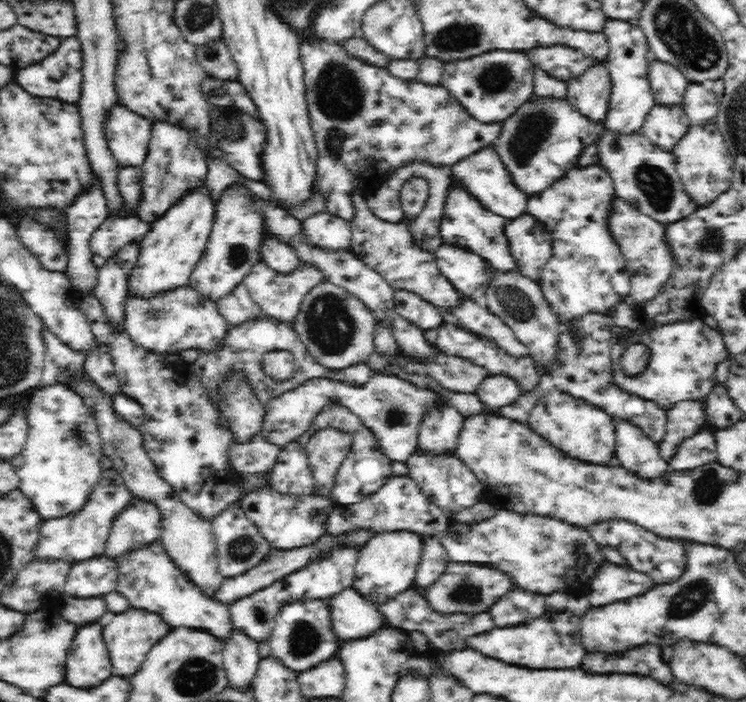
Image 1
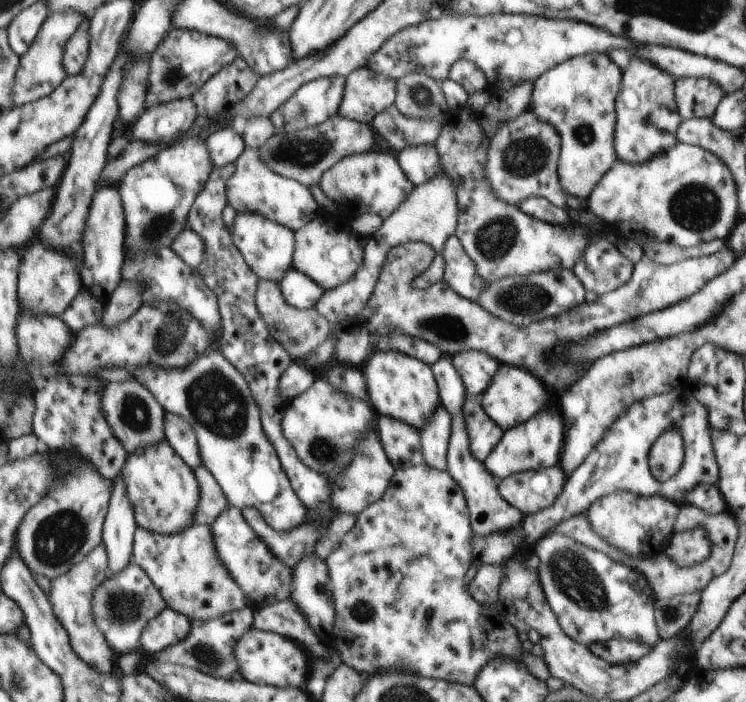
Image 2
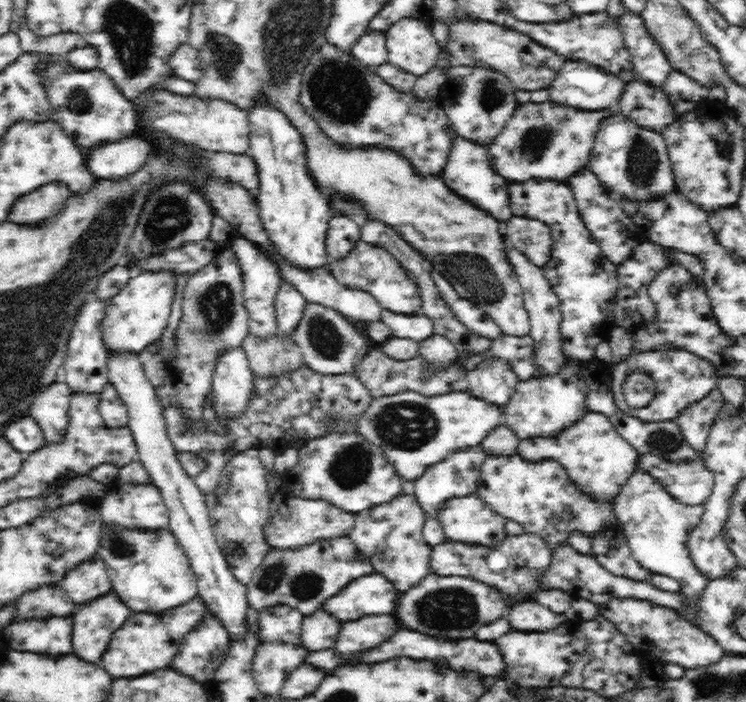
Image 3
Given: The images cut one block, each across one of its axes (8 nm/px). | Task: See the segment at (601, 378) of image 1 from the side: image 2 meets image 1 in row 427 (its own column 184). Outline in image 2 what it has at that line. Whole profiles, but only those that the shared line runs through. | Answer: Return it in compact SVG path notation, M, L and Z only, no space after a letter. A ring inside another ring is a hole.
M243 608L243 610L237 610L237 612L230 612L225 614L225 616L221 616L221 618L209 620L209 622L194 620L191 623L193 630L183 642L175 644L175 646L169 646L163 652L158 652L150 656L150 658L154 659L155 662L161 662L161 664L167 662L185 665L217 678L226 678L227 680L241 678L239 662L235 658L235 644L249 630L253 630L254 624L254 609L252 608Z

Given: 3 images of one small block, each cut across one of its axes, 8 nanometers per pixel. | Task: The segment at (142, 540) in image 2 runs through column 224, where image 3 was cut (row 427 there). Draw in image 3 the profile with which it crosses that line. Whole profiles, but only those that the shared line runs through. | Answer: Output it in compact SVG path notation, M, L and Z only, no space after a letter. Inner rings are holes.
M586 411L578 420L565 426L554 435L523 438L517 446L517 453L527 460L556 460L570 474L570 479L587 493L598 496L598 499L615 498L619 488L634 472L638 464L639 452L618 434L616 427L606 415Z

